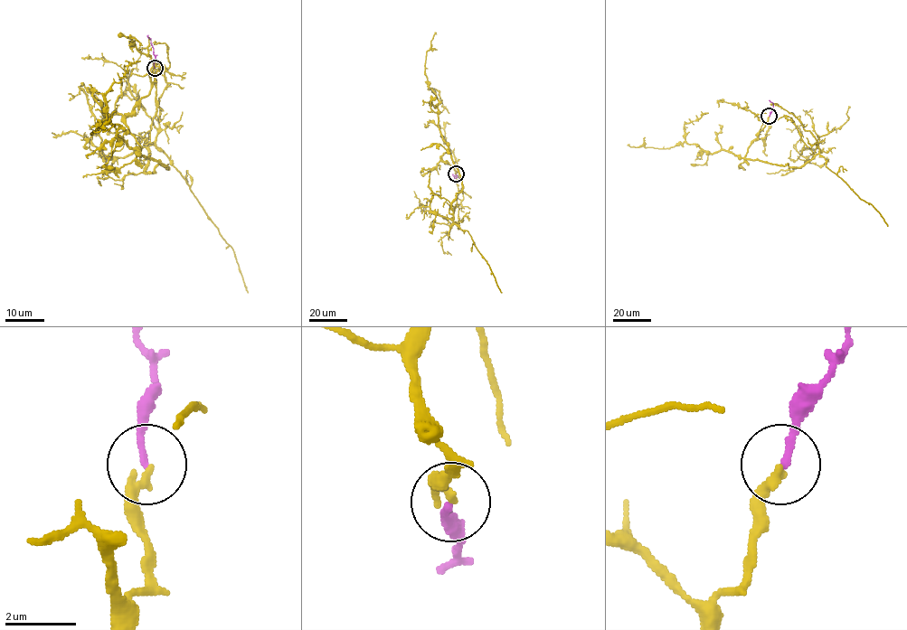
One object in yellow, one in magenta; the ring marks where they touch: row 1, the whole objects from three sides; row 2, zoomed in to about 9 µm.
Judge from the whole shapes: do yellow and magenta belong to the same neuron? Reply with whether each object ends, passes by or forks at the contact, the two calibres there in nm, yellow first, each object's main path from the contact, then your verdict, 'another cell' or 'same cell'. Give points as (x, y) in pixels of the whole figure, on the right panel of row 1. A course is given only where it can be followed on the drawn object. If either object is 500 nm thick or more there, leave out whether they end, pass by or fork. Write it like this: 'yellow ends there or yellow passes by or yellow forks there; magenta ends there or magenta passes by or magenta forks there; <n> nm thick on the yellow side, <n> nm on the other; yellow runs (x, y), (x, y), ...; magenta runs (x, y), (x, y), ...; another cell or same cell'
yellow ends there; magenta ends there; 220 nm thick on the yellow side, 170 nm on the other; yellow runs (770, 116), (744, 157), (798, 167), (820, 154), (826, 161), (826, 166), (871, 204), (888, 226); magenta runs (770, 116), (773, 103), (769, 100); another cell

